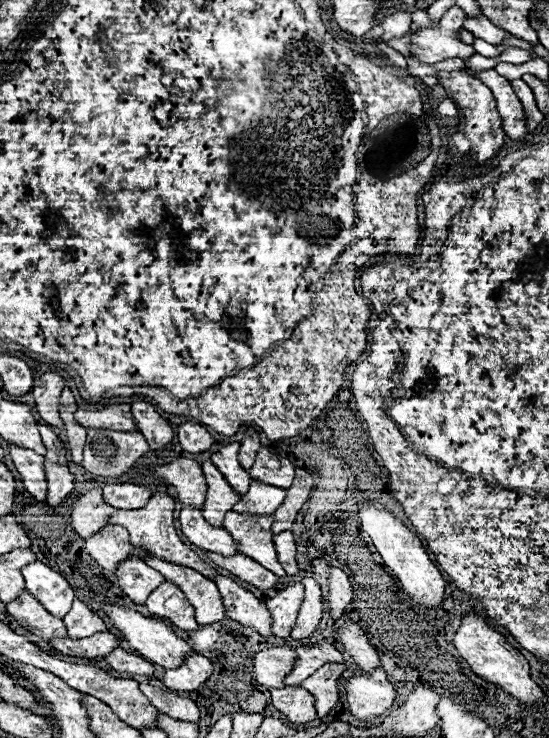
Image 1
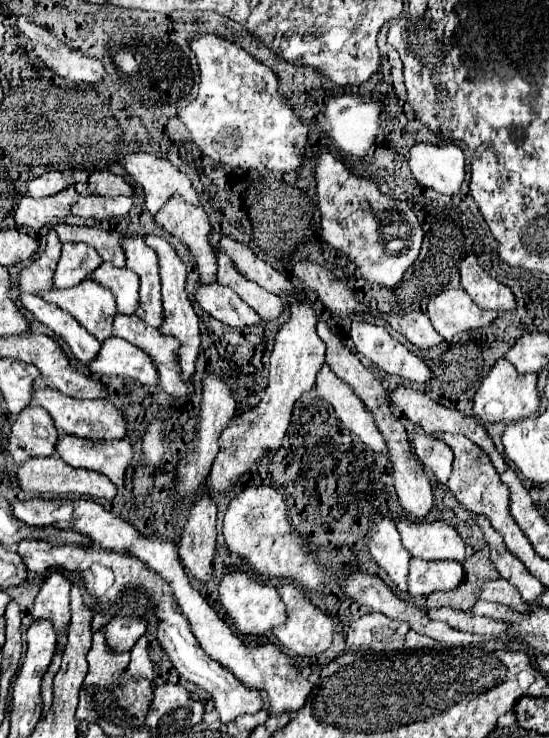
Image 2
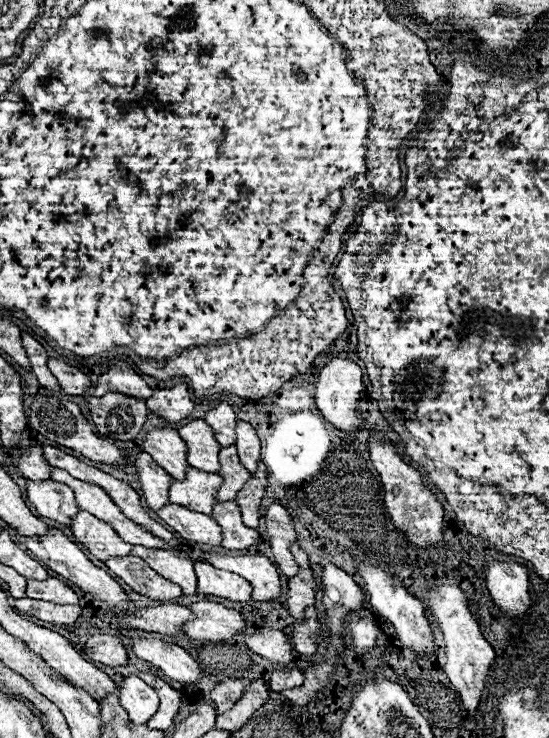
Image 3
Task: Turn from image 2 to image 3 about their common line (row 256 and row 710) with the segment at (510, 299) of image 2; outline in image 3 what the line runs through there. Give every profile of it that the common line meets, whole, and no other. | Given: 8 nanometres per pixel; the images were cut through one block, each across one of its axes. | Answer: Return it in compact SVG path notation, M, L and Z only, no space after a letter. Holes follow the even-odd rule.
M438 584L434 588L430 588L428 592L428 600L424 602L432 616L436 616L440 630L444 634L444 642L446 642L446 666L444 672L448 674L454 690L460 694L462 698L462 706L466 708L470 720L474 720L476 716L476 708L480 704L480 696L484 690L484 682L488 676L490 666L494 664L494 650L492 646L482 638L482 632L478 630L476 620L472 618L472 614L468 612L468 604L466 604L466 596L458 586L452 584Z

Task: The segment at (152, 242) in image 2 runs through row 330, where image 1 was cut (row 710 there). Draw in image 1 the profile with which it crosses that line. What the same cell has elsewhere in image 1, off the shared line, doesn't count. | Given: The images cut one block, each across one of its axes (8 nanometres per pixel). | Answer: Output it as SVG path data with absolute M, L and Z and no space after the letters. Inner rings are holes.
M140 684L140 690L152 700L152 704L156 704L156 708L160 712L164 712L176 720L182 720L182 722L198 722L200 710L194 700L164 692L164 690L150 686L150 684Z

